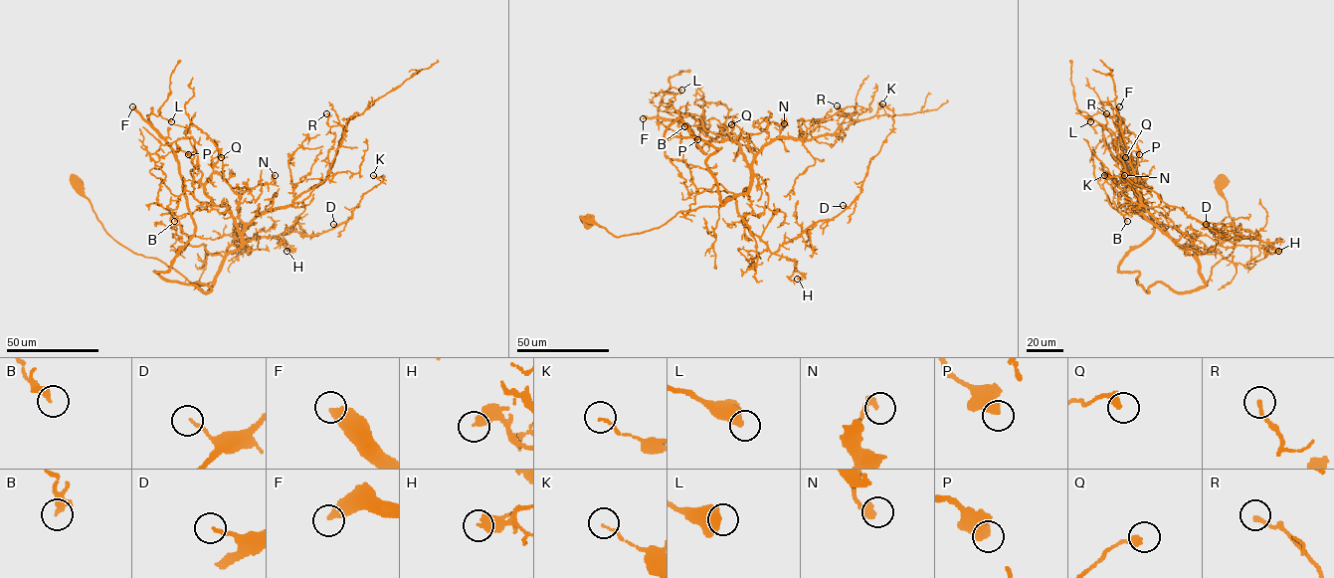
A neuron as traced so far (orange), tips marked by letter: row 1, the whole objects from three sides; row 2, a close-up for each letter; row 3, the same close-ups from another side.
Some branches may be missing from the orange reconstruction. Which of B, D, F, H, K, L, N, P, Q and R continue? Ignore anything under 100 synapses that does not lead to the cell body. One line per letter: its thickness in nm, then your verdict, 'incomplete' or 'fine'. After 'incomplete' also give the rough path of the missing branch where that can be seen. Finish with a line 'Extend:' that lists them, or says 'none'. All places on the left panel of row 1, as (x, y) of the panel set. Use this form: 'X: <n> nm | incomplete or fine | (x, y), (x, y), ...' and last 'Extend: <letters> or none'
B: 240 nm | fine
D: 130 nm | fine
F: 480 nm | incomplete
H: 500 nm | fine
K: 80 nm | fine
L: 600 nm | fine
N: 400 nm | fine
P: 550 nm | fine
Q: 400 nm | fine
R: 180 nm | fine
Extend: F

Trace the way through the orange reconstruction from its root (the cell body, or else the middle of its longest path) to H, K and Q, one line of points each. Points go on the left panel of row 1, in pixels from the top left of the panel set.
H: (78, 183), (114, 240), (157, 258), (196, 285), (214, 280), (237, 240), (276, 237), (292, 252), (286, 251)
K: (78, 183), (114, 240), (207, 285), (237, 240), (293, 231), (318, 235), (346, 221), (383, 179), (373, 175)
Q: (78, 183), (114, 240), (207, 285), (241, 242), (230, 210), (205, 193), (212, 159), (221, 157)

